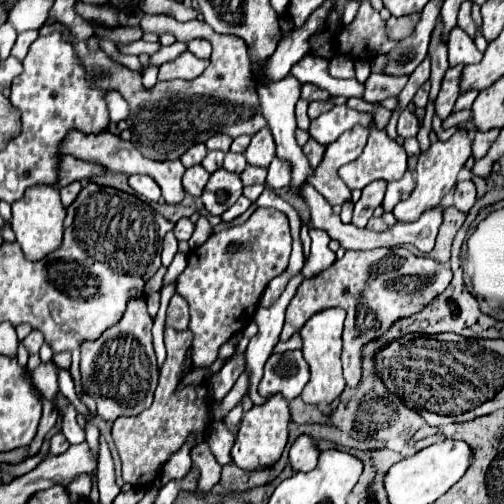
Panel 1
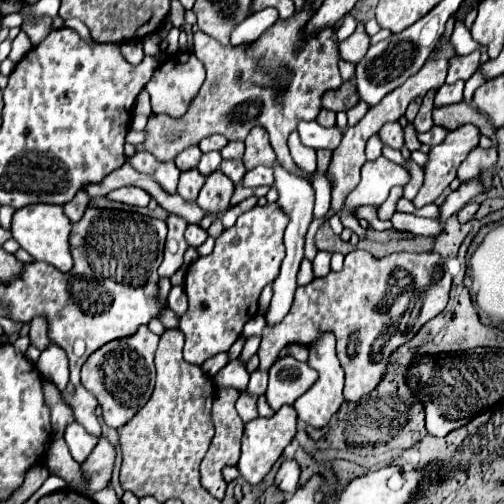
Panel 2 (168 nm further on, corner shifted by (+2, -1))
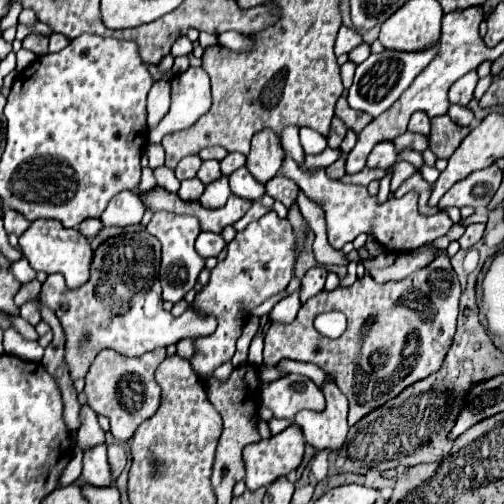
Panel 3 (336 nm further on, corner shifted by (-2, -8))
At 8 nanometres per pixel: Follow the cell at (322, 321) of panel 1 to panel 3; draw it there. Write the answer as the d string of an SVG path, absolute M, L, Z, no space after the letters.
M332 378L324 382L322 392L326 396L326 408L322 412L302 410L296 414L294 424L302 428L306 442L316 450L340 450L348 434L348 400Z

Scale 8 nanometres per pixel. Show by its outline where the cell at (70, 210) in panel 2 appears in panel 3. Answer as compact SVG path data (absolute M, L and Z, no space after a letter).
M86 218L86 220L82 220L82 224L78 226L78 230L80 230L86 238L94 238L100 228L102 228L102 222L100 222L98 218Z

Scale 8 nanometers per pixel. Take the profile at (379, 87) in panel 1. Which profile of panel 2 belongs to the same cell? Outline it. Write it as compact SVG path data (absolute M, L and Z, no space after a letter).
M360 101L354 109L350 109L346 115L348 115L348 125L352 127L352 125L356 125L360 119L362 119L362 115L368 111L368 105L364 103L364 101Z

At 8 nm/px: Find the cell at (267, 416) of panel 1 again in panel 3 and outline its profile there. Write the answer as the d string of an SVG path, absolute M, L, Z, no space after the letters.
M290 424L276 436L268 440L260 440L248 444L244 448L244 464L246 464L246 486L250 490L258 490L260 486L268 486L278 476L288 474L292 468L298 468L304 456L304 436L300 426Z

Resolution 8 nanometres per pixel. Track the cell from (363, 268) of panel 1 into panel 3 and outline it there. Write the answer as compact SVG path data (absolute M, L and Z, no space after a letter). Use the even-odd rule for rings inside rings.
M446 254L434 258L428 266L416 270L406 280L398 280L398 282L378 284L366 272L352 286L338 286L332 292L322 290L316 296L312 296L300 308L298 316L290 324L272 324L264 336L264 366L268 366L268 368L274 366L274 356L276 356L276 364L278 364L278 360L292 358L292 354L294 354L294 360L312 362L312 364L320 366L322 370L330 372L350 402L348 424L352 426L362 416L372 412L372 408L378 408L392 396L400 394L402 388L410 386L416 380L430 376L432 372L436 372L436 368L440 368L440 364L450 348L452 336L456 332L458 300L460 300L460 282L458 282L458 276L452 270ZM328 310L340 310L348 318L348 326L340 338L322 336L314 328L314 318Z

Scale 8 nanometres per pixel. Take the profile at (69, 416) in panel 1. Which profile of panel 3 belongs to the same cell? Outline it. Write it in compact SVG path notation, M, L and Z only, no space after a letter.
M96 444L84 450L82 478L92 486L110 486L110 468L106 460L106 444Z

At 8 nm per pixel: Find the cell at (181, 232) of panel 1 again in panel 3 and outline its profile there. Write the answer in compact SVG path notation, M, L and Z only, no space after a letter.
M200 232L200 236L196 238L196 252L198 252L202 258L218 256L222 248L224 248L224 238L222 238L220 234Z

